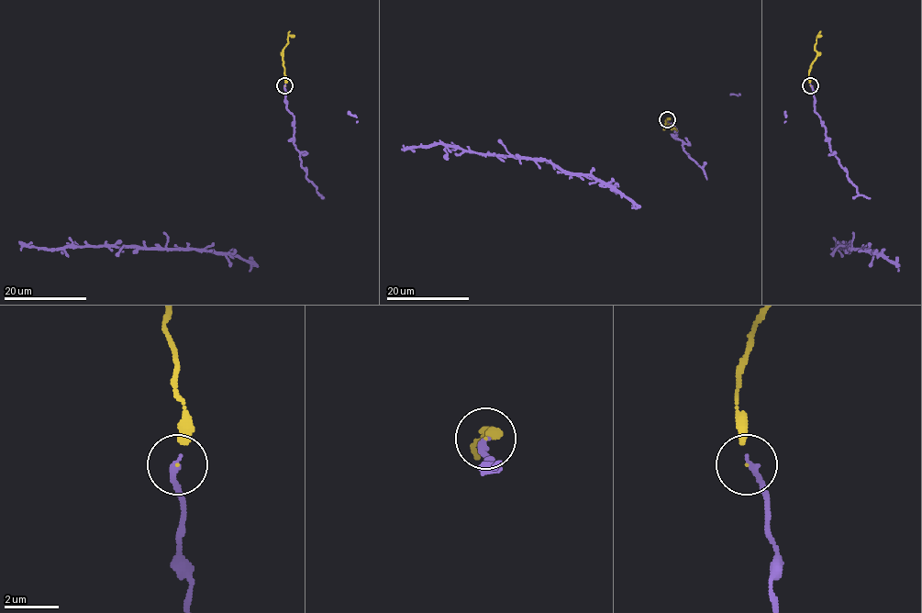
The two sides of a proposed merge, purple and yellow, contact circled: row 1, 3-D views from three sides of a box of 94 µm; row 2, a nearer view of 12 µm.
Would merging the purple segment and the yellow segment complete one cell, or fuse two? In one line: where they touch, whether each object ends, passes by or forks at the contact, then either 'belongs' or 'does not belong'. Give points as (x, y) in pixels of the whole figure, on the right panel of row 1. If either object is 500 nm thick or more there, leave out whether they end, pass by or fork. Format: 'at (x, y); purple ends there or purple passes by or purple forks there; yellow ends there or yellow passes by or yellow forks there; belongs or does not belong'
at (810, 85); purple ends there; yellow ends there; belongs

